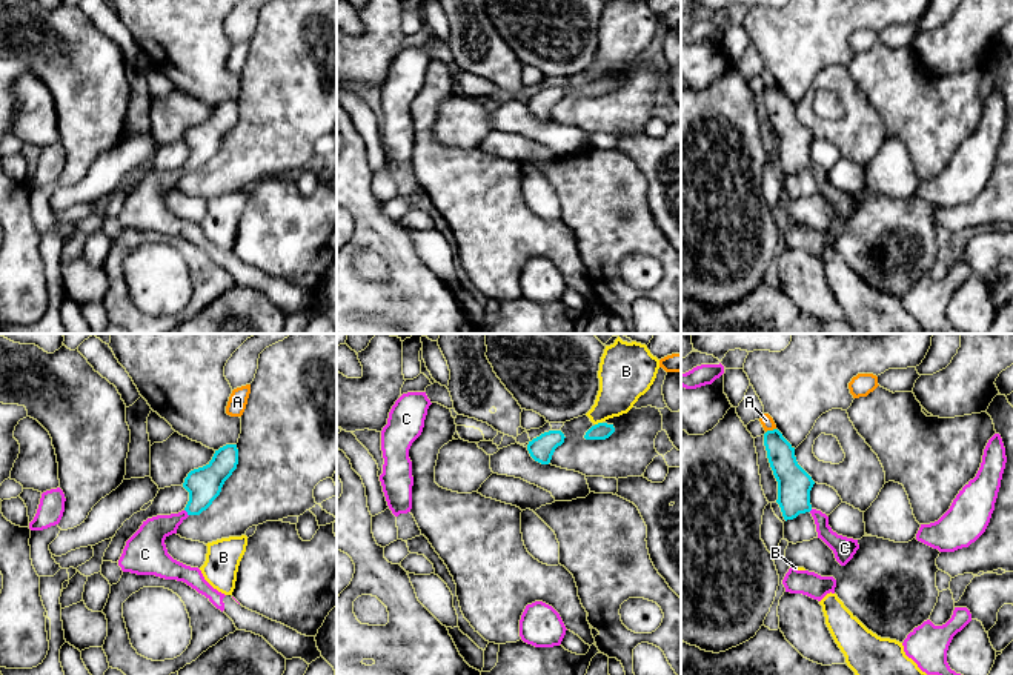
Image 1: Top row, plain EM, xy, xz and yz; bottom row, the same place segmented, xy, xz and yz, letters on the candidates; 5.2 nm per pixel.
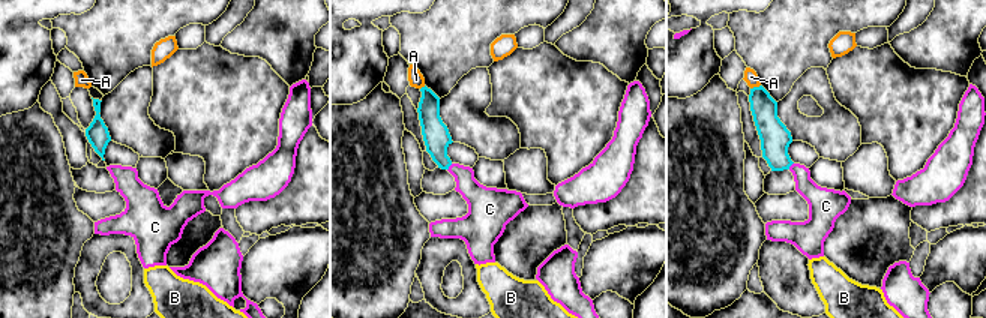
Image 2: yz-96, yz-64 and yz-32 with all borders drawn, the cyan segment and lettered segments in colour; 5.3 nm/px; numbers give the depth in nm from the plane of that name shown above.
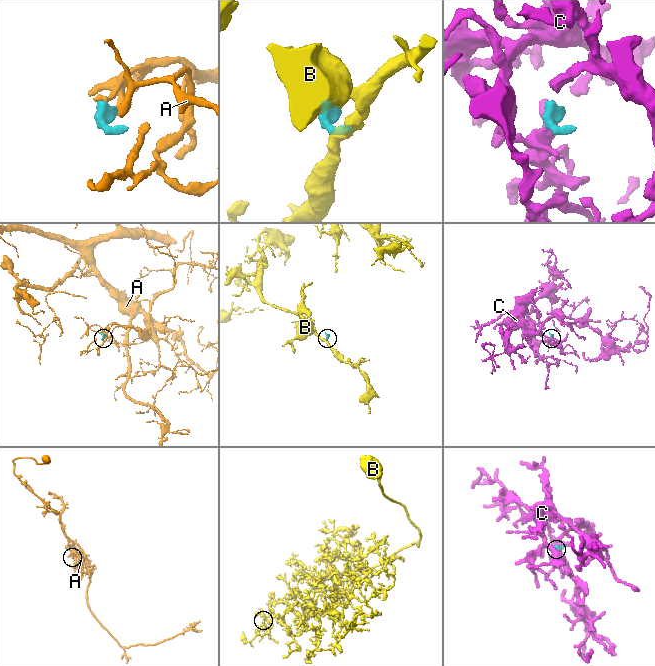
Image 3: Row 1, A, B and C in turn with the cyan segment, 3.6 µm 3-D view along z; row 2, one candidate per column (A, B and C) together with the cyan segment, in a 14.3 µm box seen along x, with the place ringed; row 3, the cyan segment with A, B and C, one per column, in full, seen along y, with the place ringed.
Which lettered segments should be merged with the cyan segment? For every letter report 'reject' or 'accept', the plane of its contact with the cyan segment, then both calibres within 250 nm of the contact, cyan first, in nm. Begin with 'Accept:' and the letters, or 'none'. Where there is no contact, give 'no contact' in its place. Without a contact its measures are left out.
Accept: C
A: reject; contact in yz; calibres 150 and 70 nm
B: reject; contact in xz; calibres 90 and 240 nm
C: accept; contact in xy; calibres 180 and 160 nm

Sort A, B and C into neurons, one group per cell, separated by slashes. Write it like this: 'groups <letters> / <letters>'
groups A / B / C

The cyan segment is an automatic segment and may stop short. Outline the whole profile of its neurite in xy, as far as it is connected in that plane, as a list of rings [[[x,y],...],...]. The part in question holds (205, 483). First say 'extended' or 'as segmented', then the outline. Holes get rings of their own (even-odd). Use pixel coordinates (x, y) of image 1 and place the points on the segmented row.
extended | [[[226,444],[215,451],[206,466],[191,471],[183,483],[183,487],[189,492],[186,507],[178,514],[157,515],[143,521],[140,529],[126,541],[118,566],[123,572],[186,583],[224,612],[238,630],[263,637],[286,660],[301,658],[311,664],[321,657],[315,637],[301,635],[281,623],[243,607],[232,595],[214,589],[198,567],[186,566],[168,554],[164,540],[177,534],[178,526],[189,515],[200,515],[212,504],[237,464],[237,444]]]

